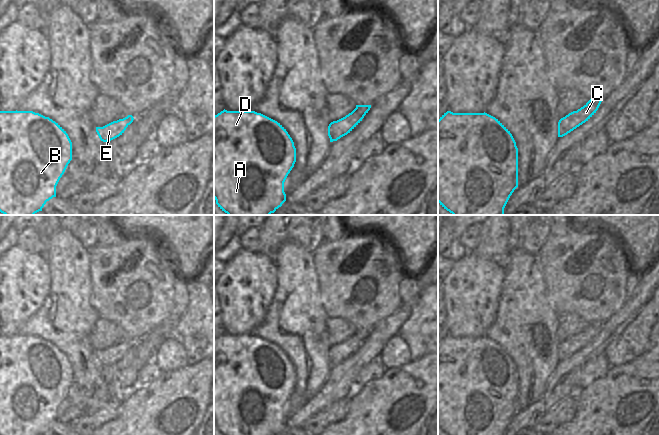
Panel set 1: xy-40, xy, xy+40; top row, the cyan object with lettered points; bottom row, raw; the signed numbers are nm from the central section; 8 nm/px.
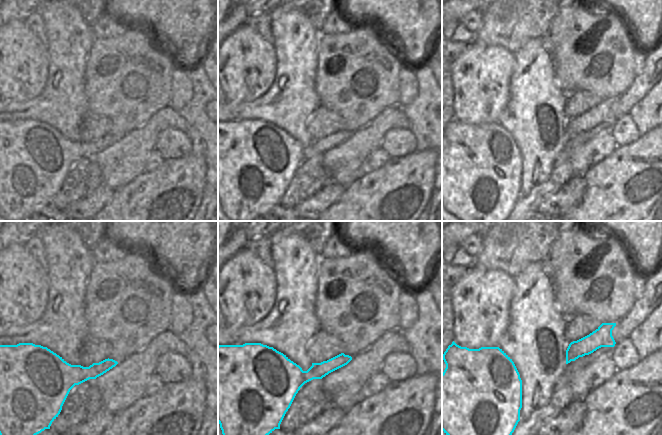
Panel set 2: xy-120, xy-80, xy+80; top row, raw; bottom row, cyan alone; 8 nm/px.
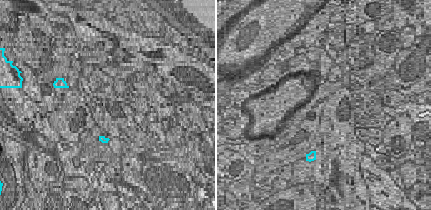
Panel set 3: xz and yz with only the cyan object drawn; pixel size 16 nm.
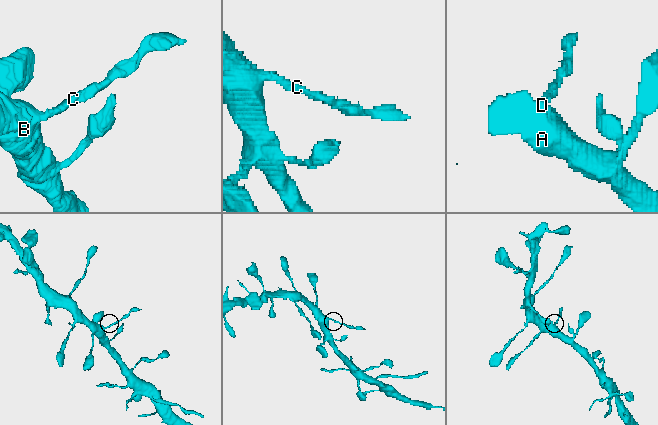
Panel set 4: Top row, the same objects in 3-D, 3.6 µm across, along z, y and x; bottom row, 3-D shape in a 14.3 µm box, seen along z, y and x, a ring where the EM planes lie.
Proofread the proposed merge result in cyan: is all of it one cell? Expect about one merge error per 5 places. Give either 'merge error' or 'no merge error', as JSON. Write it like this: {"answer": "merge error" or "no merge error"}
{"answer": "no merge error"}

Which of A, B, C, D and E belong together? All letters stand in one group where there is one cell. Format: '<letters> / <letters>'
A B C D E

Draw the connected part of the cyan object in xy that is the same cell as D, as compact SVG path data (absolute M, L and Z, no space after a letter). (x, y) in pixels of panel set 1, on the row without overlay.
M223 334L214 340L214 423L222 435L276 435L286 425L284 406L296 386L296 372L286 353L277 345L255 335Z

